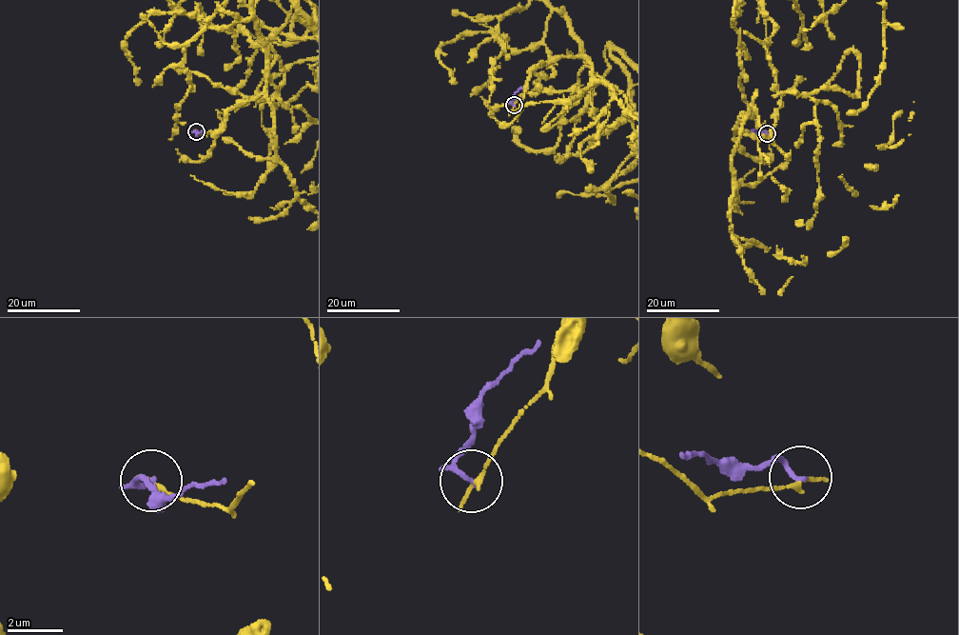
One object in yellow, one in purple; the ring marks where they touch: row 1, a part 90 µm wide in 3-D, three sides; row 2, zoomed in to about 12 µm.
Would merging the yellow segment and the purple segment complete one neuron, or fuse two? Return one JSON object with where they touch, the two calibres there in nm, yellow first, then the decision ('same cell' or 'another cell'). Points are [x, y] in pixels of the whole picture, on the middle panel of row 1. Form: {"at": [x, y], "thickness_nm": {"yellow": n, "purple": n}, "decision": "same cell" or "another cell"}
{"at": [514, 105], "thickness_nm": {"yellow": 190, "purple": 120}, "decision": "another cell"}

